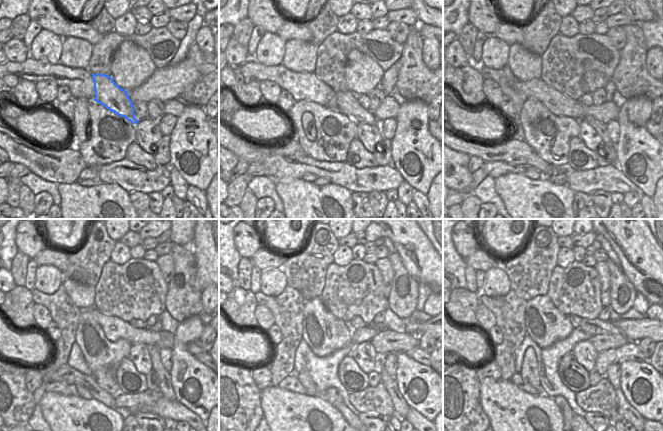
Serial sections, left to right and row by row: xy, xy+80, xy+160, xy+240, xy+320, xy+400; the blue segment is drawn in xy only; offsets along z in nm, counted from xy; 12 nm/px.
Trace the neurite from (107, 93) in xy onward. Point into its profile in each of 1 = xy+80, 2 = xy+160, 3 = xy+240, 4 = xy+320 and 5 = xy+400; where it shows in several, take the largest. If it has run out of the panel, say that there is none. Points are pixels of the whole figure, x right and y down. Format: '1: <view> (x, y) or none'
1: xy+80 (347, 103)
2: xy+160 (600, 127)
3: xy+240 (165, 386)
4: xy+320 (401, 408)
5: xy+400 (629, 413)

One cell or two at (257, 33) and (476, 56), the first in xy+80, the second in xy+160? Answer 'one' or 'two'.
one

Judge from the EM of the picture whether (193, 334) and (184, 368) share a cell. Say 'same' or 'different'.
same

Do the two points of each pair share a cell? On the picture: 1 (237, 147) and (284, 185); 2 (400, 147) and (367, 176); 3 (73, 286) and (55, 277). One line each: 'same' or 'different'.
1: different
2: different
3: different

